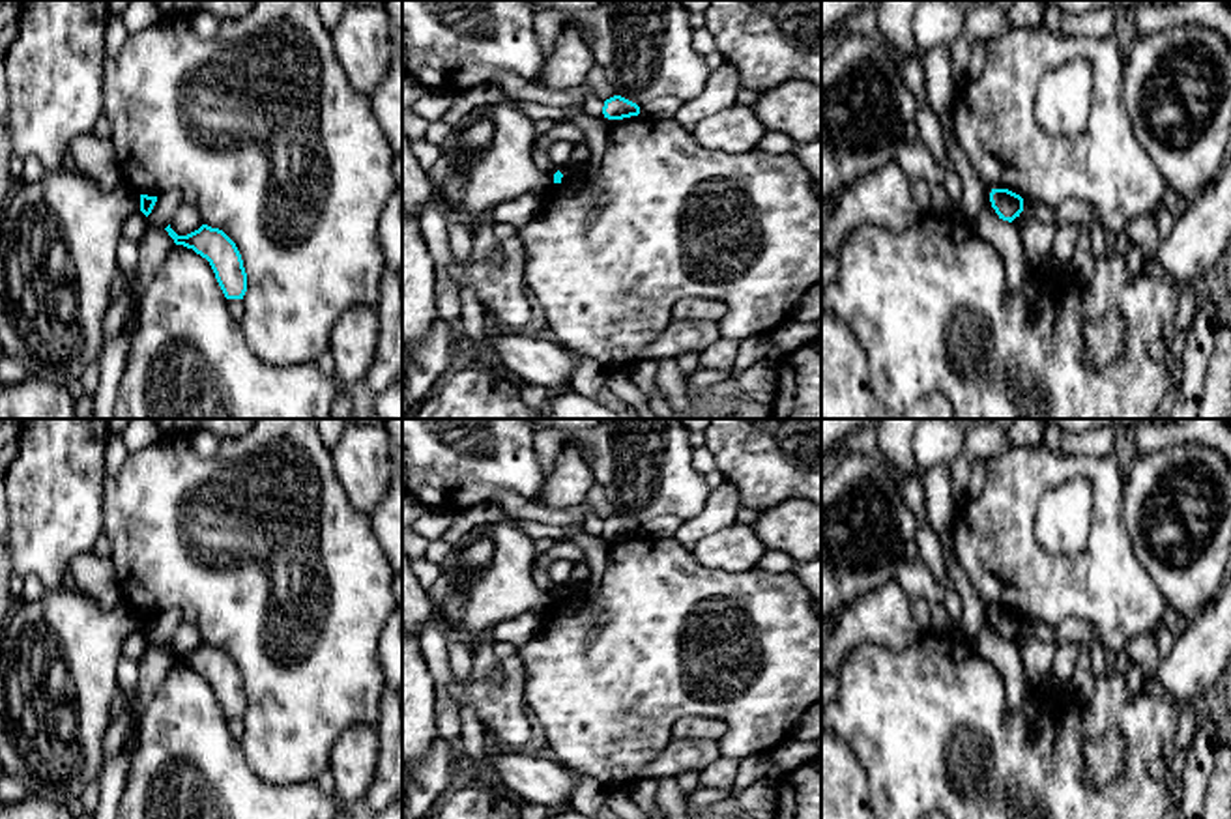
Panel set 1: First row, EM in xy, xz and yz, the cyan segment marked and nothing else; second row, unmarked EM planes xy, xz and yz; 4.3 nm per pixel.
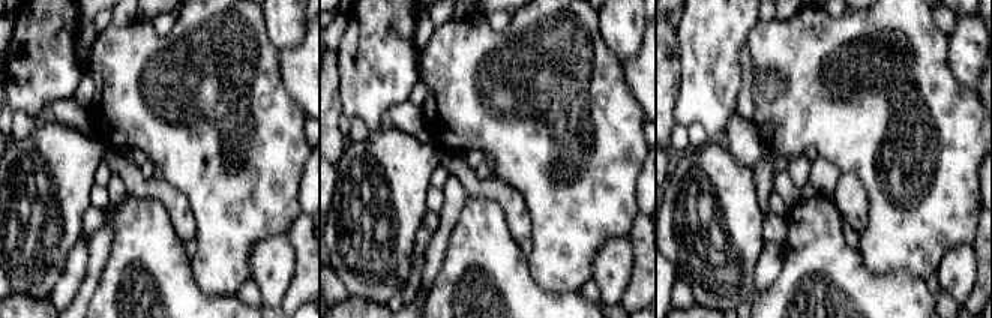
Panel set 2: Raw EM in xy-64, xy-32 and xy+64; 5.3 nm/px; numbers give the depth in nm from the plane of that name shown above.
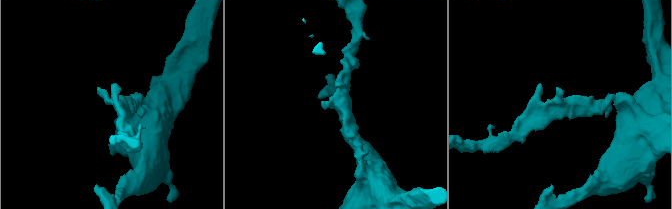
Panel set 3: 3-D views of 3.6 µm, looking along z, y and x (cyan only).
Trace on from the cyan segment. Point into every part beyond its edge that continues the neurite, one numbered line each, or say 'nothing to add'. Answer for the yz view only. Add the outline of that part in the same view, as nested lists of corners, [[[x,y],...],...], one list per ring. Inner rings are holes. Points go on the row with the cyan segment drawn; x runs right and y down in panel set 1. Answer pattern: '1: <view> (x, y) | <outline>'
nothing to add

